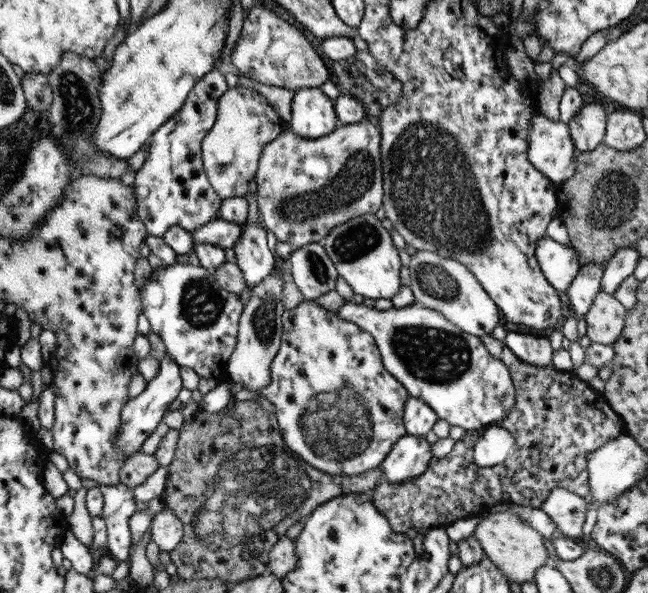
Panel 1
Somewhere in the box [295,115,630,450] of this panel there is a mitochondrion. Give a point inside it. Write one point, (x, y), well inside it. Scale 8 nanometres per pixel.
(435, 195)

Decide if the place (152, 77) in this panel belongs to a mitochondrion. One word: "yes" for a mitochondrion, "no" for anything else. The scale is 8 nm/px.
no

